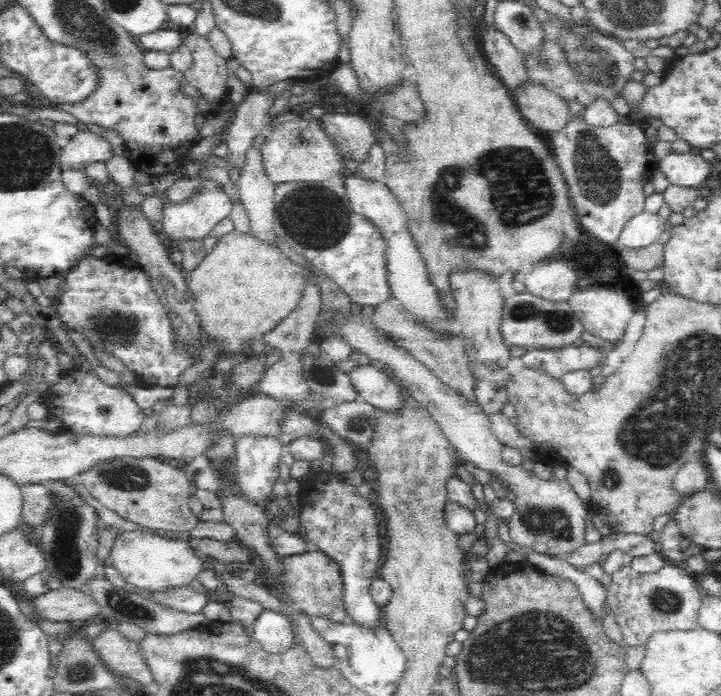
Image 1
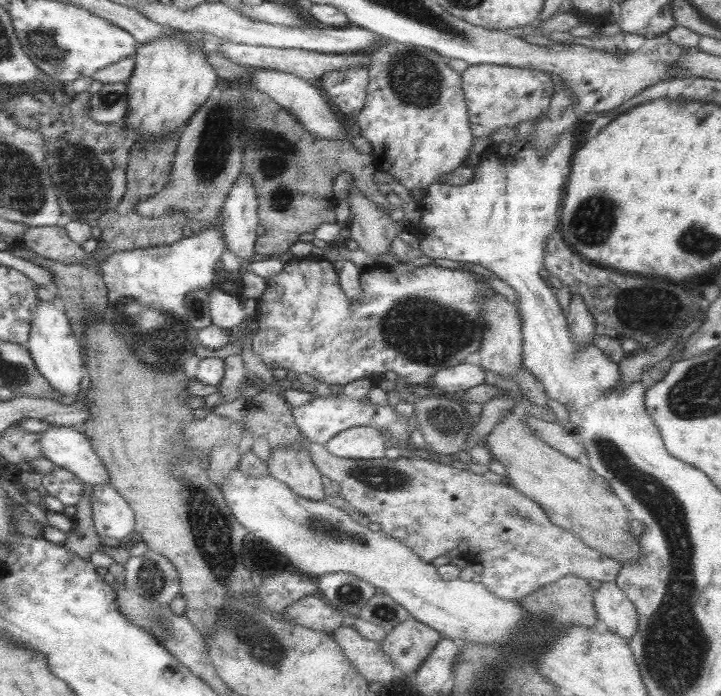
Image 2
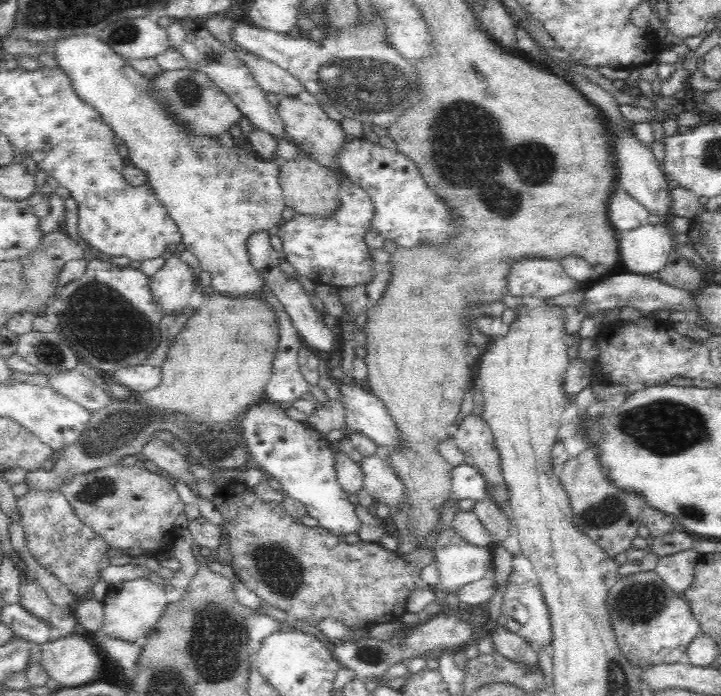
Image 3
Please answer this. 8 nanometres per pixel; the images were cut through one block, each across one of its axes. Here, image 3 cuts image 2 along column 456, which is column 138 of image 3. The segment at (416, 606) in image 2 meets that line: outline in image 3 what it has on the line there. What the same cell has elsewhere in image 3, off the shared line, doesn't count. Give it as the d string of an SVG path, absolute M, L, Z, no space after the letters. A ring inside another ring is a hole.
M135 578L109 585L103 598L102 626L95 632L96 638L113 638L134 643L142 641L152 632L168 603L165 587L148 579Z

